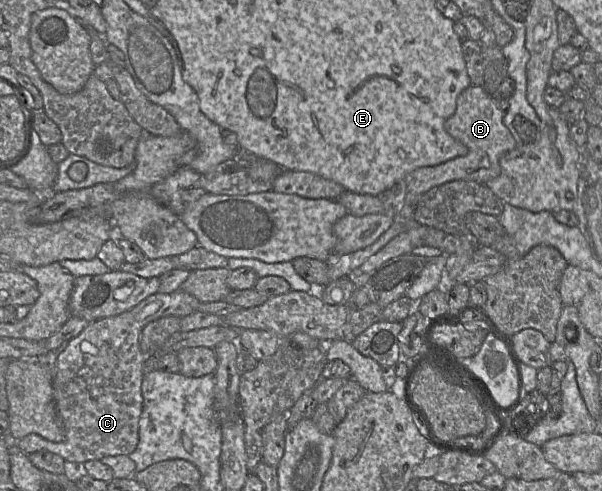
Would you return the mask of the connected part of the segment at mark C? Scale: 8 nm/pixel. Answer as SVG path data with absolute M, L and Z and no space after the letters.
M182 291L155 293L132 309L108 318L91 322L66 349L58 356L53 375L53 396L56 412L64 431L62 442L52 442L37 434L28 434L16 441L24 453L49 451L61 456L65 461L85 463L101 460L105 456L129 455L135 451L139 442L139 419L143 411L143 363L140 350L140 336L143 328L150 322L167 316L183 318L198 311L201 302Z

